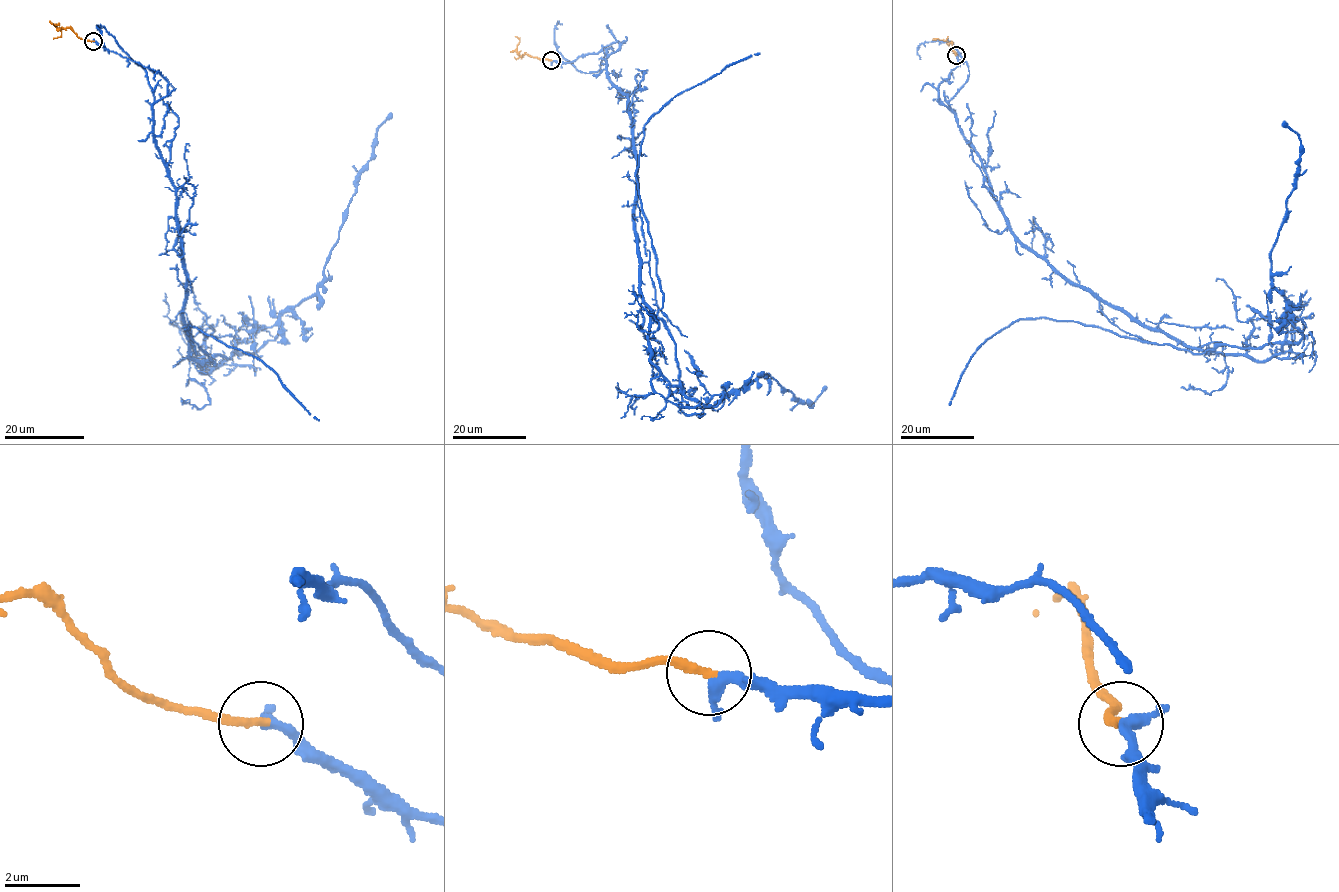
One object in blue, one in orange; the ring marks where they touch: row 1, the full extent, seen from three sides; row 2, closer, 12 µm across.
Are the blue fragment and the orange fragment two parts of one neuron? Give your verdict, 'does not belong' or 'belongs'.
belongs

